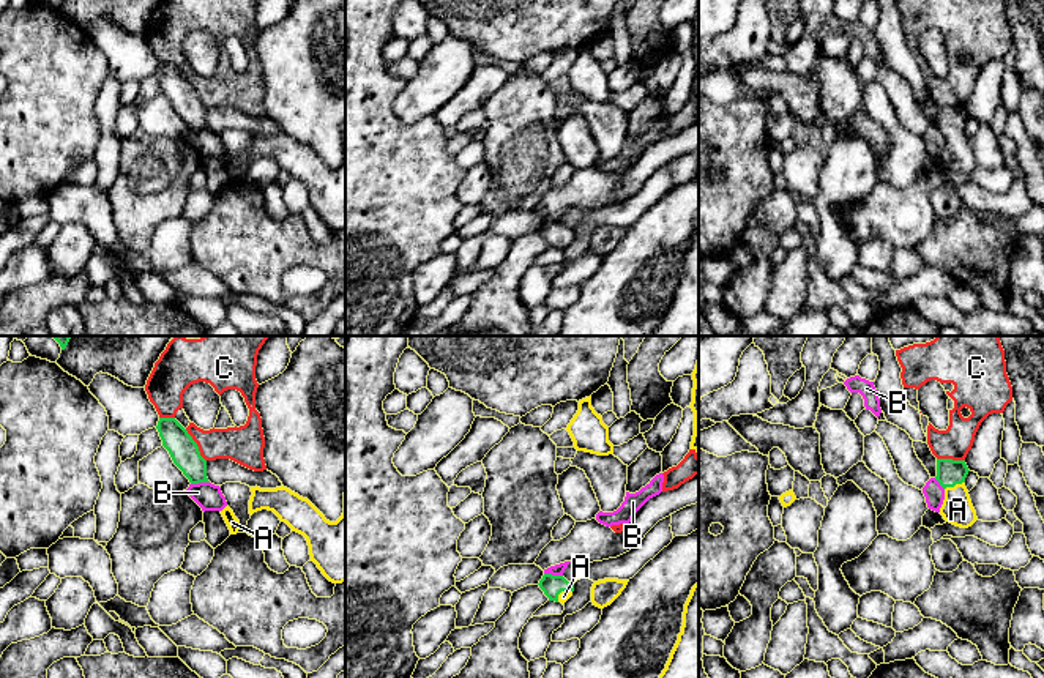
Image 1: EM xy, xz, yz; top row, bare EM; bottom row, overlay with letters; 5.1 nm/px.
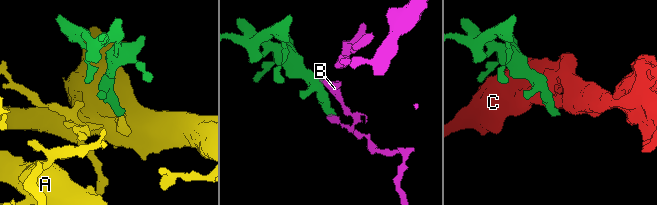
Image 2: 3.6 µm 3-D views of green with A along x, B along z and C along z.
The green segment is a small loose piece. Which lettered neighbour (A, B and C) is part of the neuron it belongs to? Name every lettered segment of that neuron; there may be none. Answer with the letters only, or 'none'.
A

